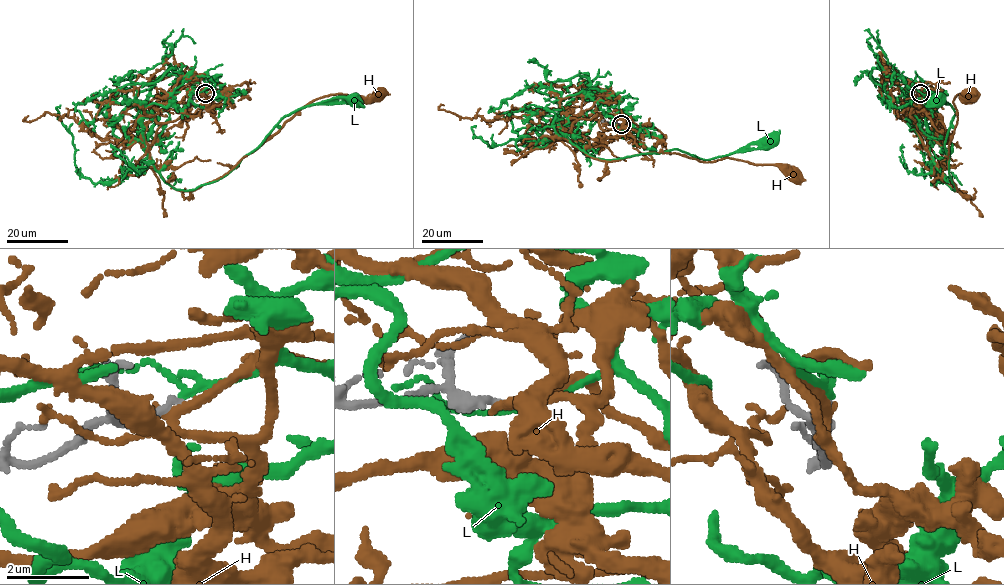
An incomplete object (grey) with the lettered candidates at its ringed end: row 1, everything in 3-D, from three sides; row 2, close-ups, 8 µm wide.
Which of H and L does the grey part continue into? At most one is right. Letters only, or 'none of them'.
L

